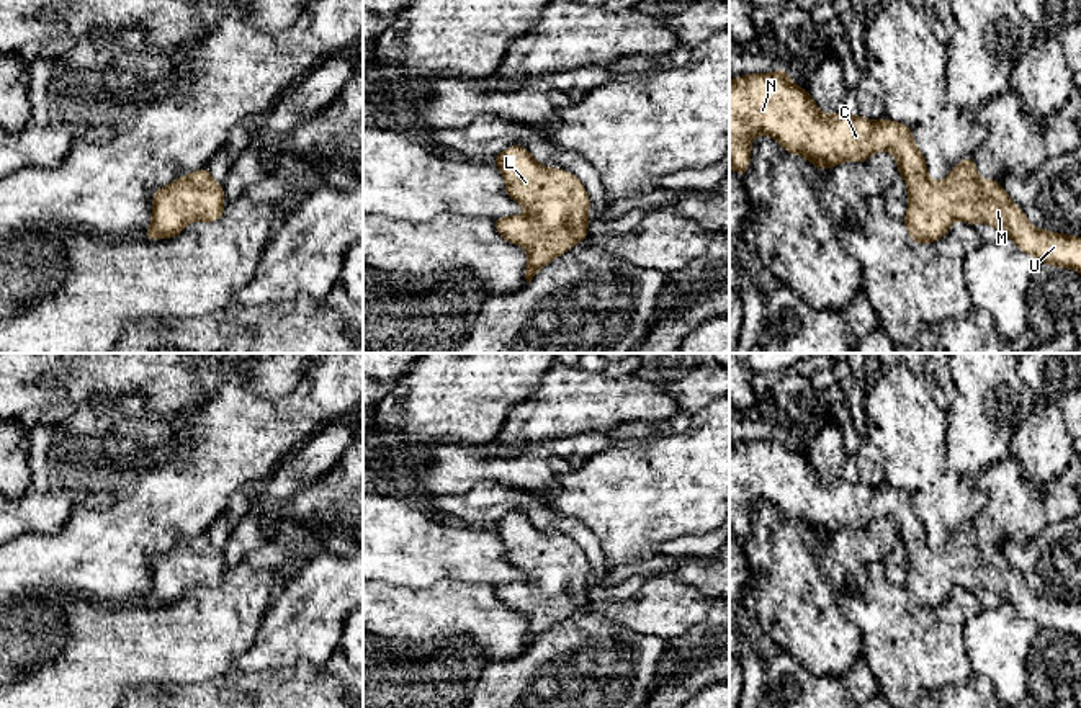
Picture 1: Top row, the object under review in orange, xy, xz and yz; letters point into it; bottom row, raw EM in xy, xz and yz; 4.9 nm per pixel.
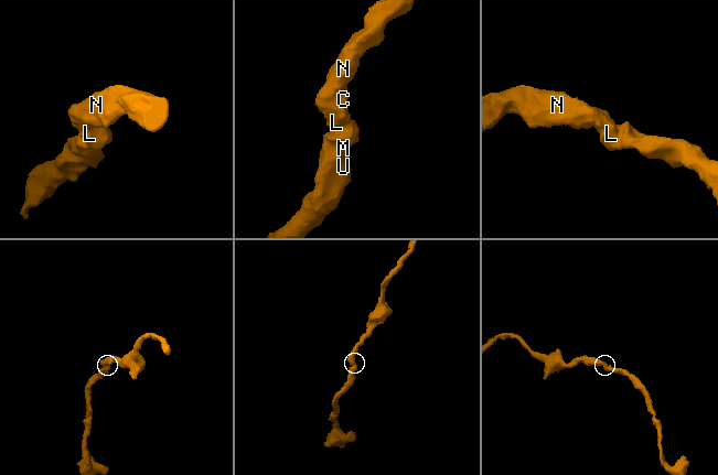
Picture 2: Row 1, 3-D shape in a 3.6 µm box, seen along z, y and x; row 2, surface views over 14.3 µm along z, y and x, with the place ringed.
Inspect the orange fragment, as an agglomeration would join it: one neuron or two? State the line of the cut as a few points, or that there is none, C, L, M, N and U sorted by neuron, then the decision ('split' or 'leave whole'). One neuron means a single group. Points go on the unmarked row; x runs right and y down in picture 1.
no cut; C L M N U; leave whole

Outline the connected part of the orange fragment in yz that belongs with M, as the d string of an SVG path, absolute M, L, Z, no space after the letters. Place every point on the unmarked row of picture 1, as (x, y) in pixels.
M787 435L729 446L729 533L741 543L749 533L751 510L757 500L774 504L787 518L806 523L819 536L828 536L841 528L867 528L877 517L891 518L909 561L903 590L916 610L926 612L939 607L950 597L953 585L968 590L986 589L1011 603L1020 618L1035 621L1040 630L1073 634L1081 639L1081 603L1035 595L999 548L978 543L973 523L955 531L944 548L932 548L909 492L886 484L870 487L860 481L847 482L842 477L824 481L813 463L790 446Z

